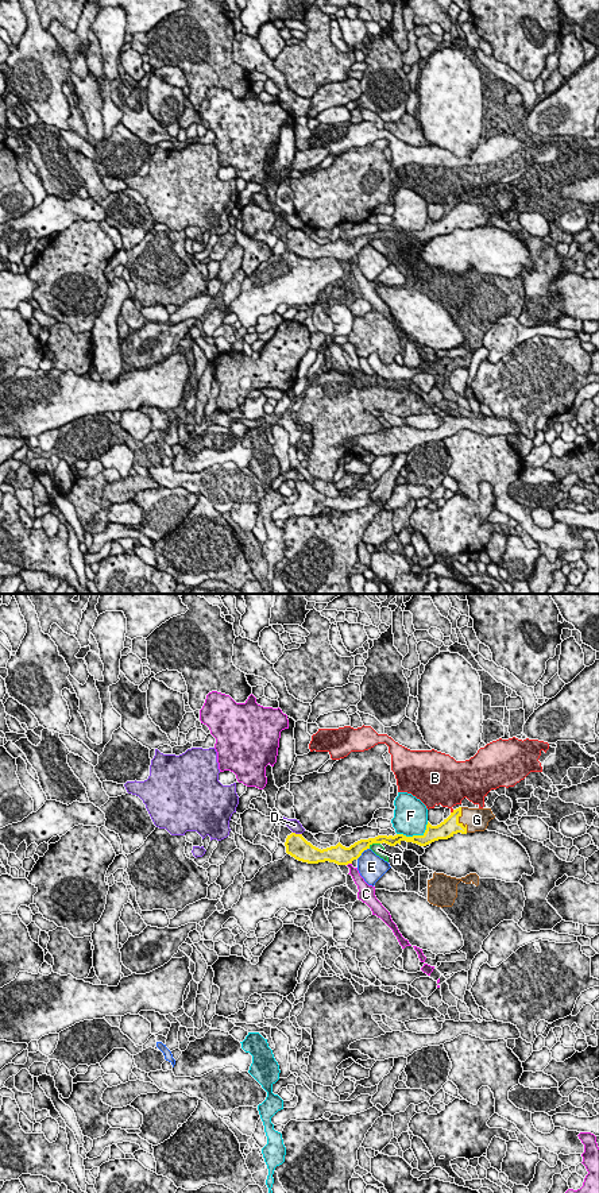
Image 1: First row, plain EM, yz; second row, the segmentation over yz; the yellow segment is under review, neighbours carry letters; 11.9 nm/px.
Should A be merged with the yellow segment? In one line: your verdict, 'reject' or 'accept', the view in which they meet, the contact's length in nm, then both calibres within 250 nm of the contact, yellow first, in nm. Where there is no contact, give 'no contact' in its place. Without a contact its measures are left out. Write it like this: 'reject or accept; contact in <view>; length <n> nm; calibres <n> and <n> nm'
reject; contact in yz; length 160 nm; calibres 170 and 140 nm

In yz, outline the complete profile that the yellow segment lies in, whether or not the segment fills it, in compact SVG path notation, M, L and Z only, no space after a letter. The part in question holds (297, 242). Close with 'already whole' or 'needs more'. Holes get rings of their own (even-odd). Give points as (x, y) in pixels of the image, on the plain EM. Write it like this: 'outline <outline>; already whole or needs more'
outline M459 202L437 221L432 221L428 217L426 225L422 231L378 231L375 233L360 235L349 243L345 243L339 238L336 242L321 246L308 238L302 229L291 228L287 231L285 242L287 250L302 258L318 259L329 256L337 260L348 260L352 259L353 255L358 255L364 246L370 244L372 239L384 238L390 242L395 242L397 239L401 240L402 236L406 236L420 242L426 242L438 235L448 235L457 228L467 229L484 227L488 221L488 217L494 213L495 211L492 209L491 204Z; needs more

